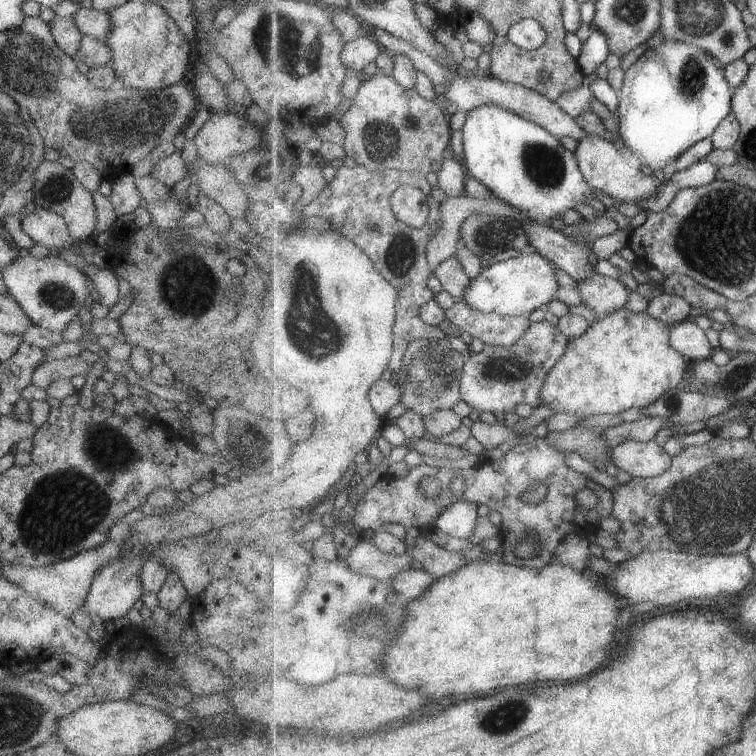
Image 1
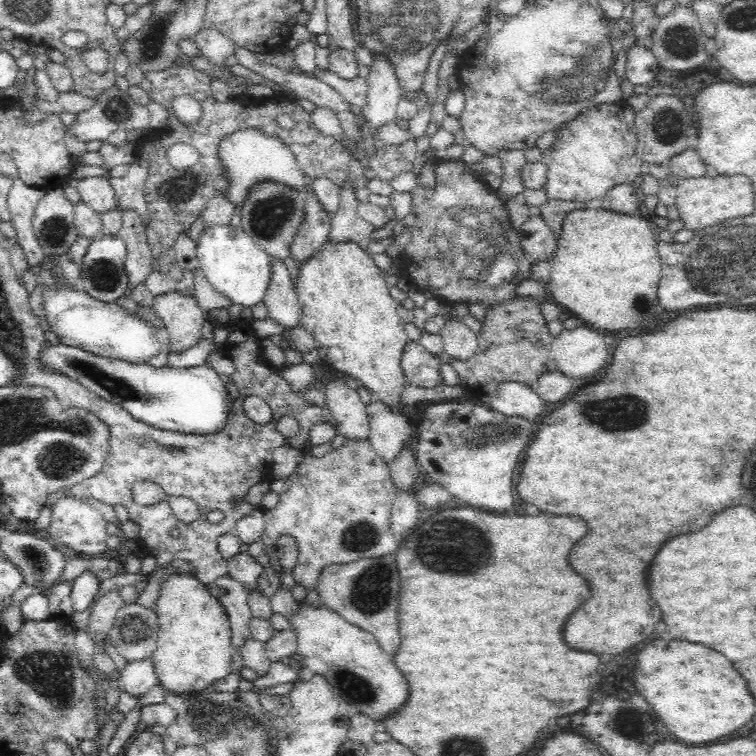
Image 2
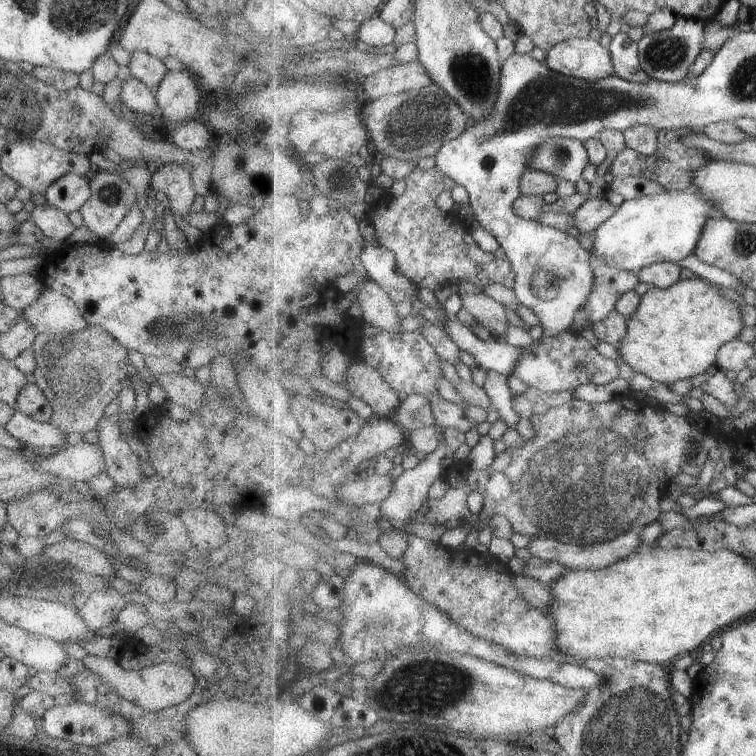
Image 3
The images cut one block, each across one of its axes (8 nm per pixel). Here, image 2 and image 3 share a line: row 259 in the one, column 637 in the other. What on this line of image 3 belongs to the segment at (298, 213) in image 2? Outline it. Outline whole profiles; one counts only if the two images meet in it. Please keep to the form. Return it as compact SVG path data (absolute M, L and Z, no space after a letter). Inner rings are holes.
M605 261L595 264L595 283L593 293L581 309L591 323L605 320L627 292L633 291L640 283L635 271L624 270Z

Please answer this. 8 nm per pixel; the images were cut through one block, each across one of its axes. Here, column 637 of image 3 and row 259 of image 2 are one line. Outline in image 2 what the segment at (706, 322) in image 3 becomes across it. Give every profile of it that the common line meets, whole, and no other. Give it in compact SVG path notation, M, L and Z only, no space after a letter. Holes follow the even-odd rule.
M327 241L320 252L300 267L295 292L302 310L301 324L314 338L321 360L327 361L334 370L345 374L346 378L358 379L370 390L374 399L378 399L386 408L398 406L398 398L407 385L401 367L401 356L409 340L404 331L405 323L397 312L400 302L390 295L381 270L366 250L352 242L329 244Z

